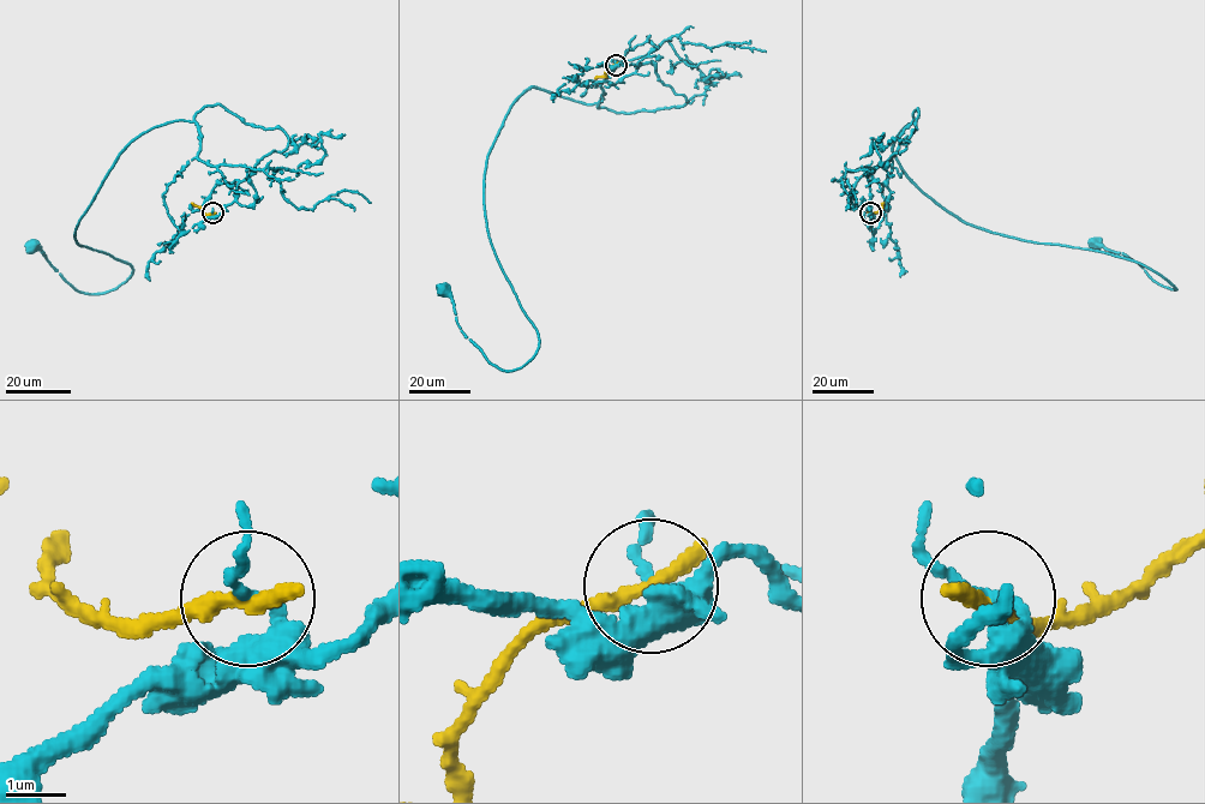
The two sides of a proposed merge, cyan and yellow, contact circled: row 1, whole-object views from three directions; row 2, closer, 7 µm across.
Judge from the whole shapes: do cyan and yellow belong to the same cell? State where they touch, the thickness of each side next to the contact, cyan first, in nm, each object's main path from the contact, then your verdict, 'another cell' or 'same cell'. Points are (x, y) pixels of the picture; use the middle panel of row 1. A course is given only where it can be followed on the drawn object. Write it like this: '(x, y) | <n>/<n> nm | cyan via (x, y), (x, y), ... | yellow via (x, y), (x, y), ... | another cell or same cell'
(616, 65) | 160/360 nm | cyan via (616, 64), (688, 101), (531, 88), (489, 154), (489, 238), (537, 353), (501, 370), (443, 289) | yellow via (616, 64), (605, 76), (594, 79) | another cell

